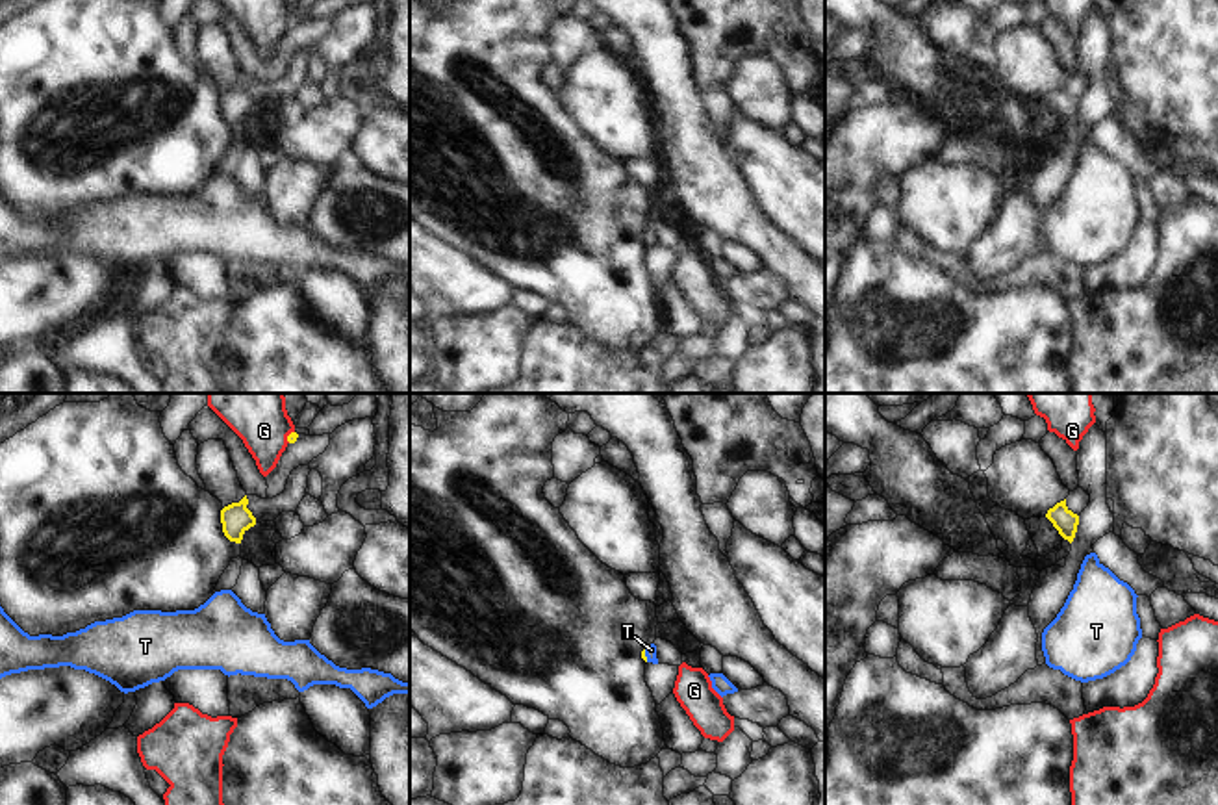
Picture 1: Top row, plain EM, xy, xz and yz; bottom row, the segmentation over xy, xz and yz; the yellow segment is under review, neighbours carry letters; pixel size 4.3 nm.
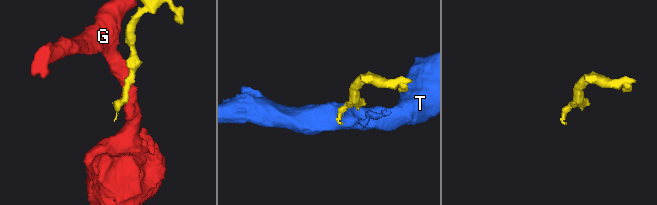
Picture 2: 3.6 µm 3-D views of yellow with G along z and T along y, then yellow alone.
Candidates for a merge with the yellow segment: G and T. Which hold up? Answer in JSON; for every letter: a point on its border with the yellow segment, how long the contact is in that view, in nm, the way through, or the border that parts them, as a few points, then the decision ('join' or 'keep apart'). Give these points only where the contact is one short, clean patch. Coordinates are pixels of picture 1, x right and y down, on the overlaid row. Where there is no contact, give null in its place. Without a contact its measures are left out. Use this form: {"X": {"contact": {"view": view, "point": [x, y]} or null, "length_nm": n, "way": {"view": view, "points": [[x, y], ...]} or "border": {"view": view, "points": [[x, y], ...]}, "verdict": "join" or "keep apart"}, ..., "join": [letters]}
{"G": {"contact": {"view": "xy", "point": [288, 436]}, "length_nm": 60, "verdict": "keep apart"}, "T": {"contact": {"view": "xz", "point": [644, 655]}, "length_nm": 60, "way": {"view": "xz", "points": [[644, 657], [644, 655], [651, 650]]}, "verdict": "join"}, "join": ["T"]}

